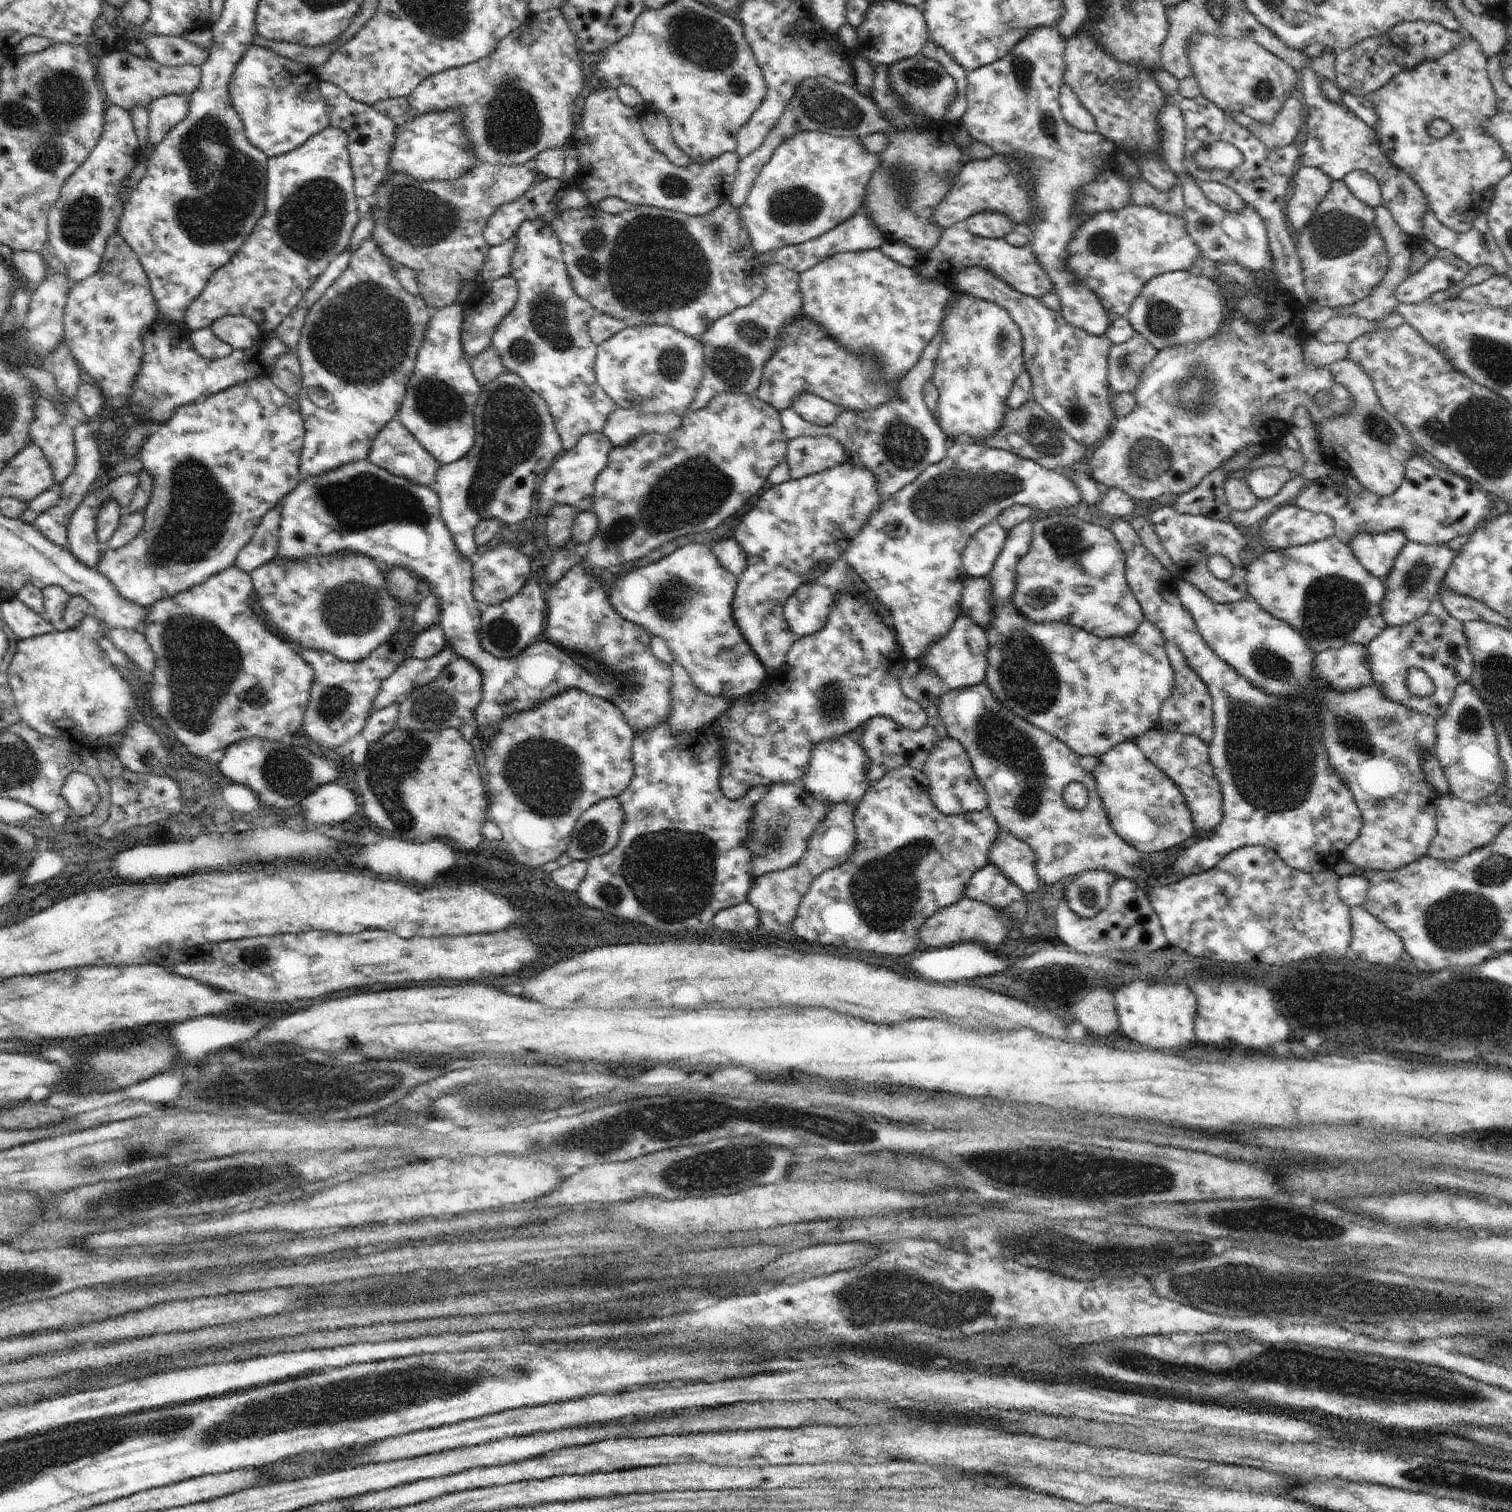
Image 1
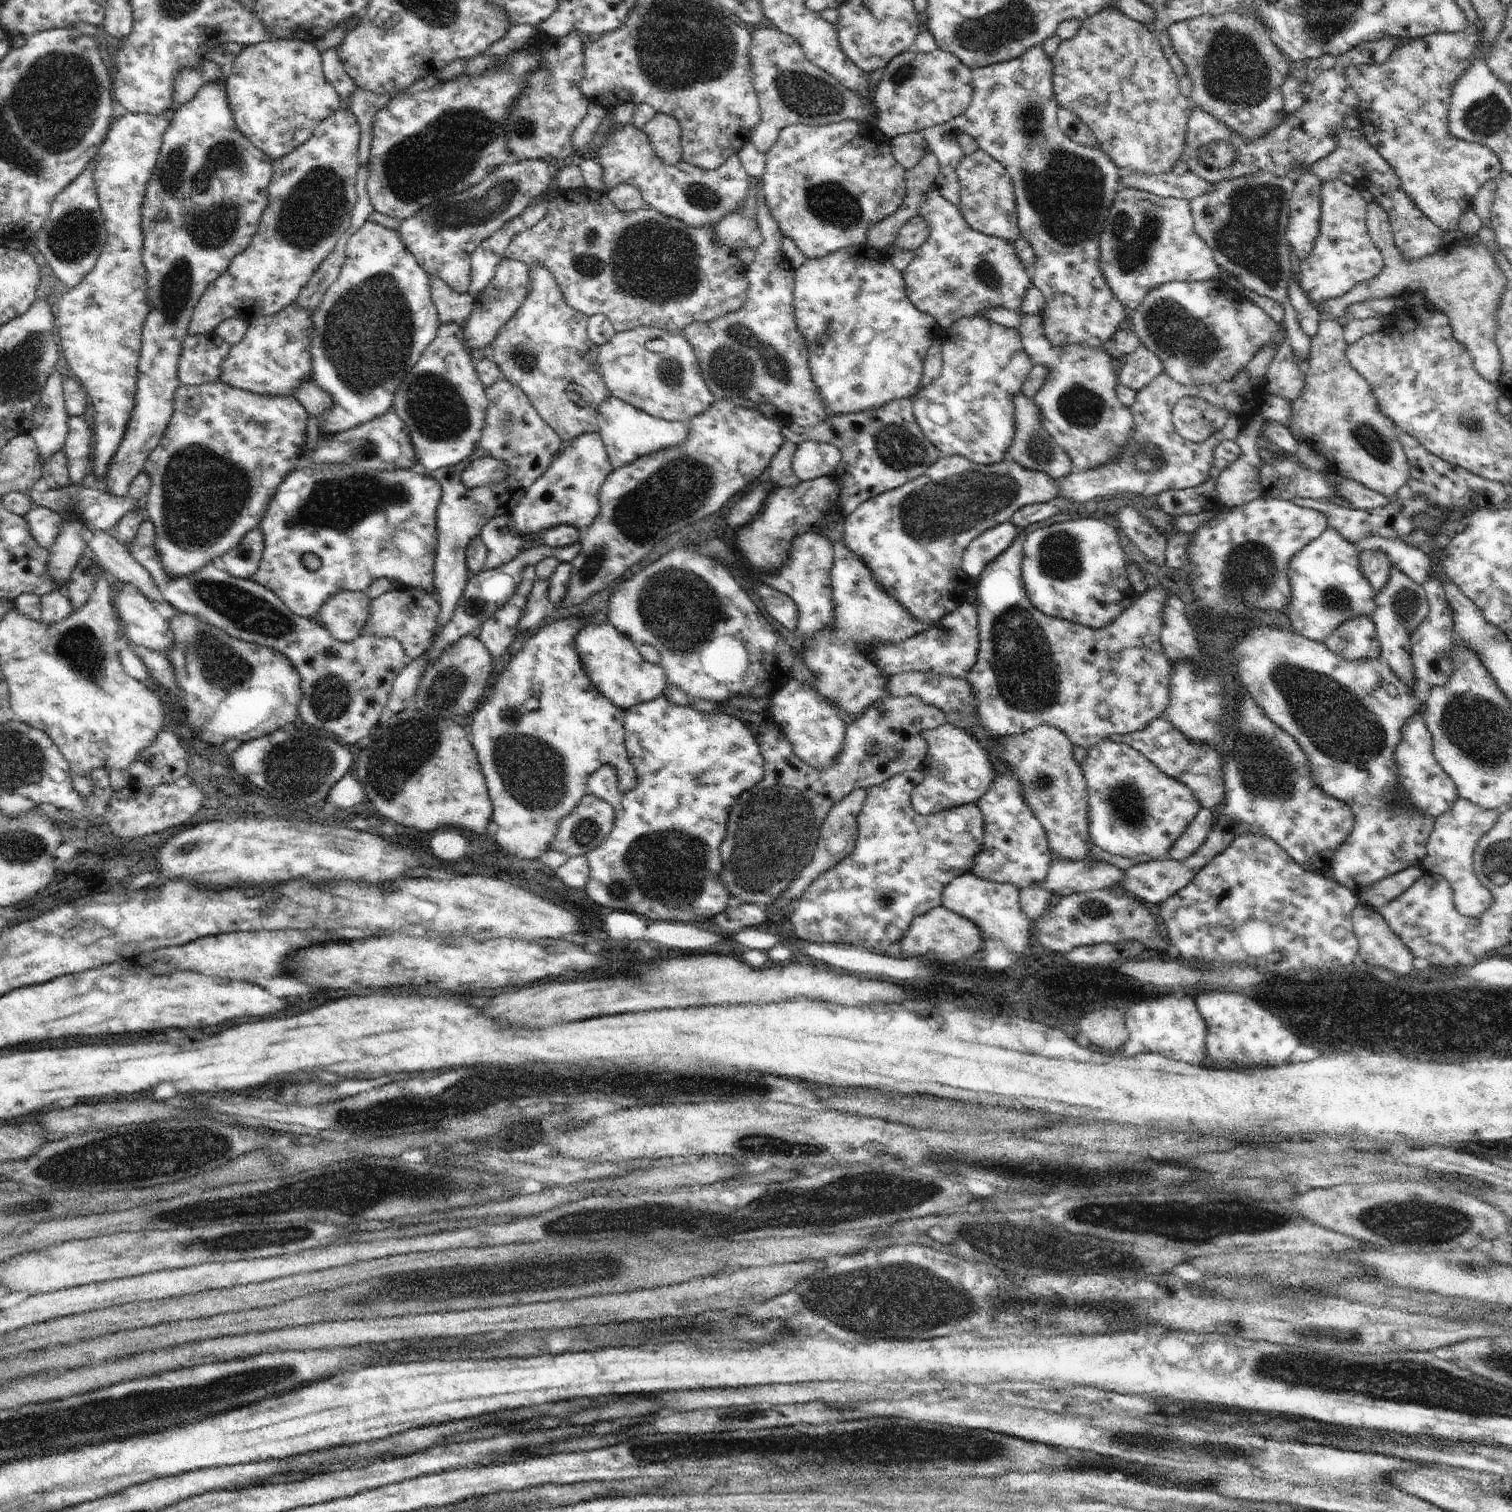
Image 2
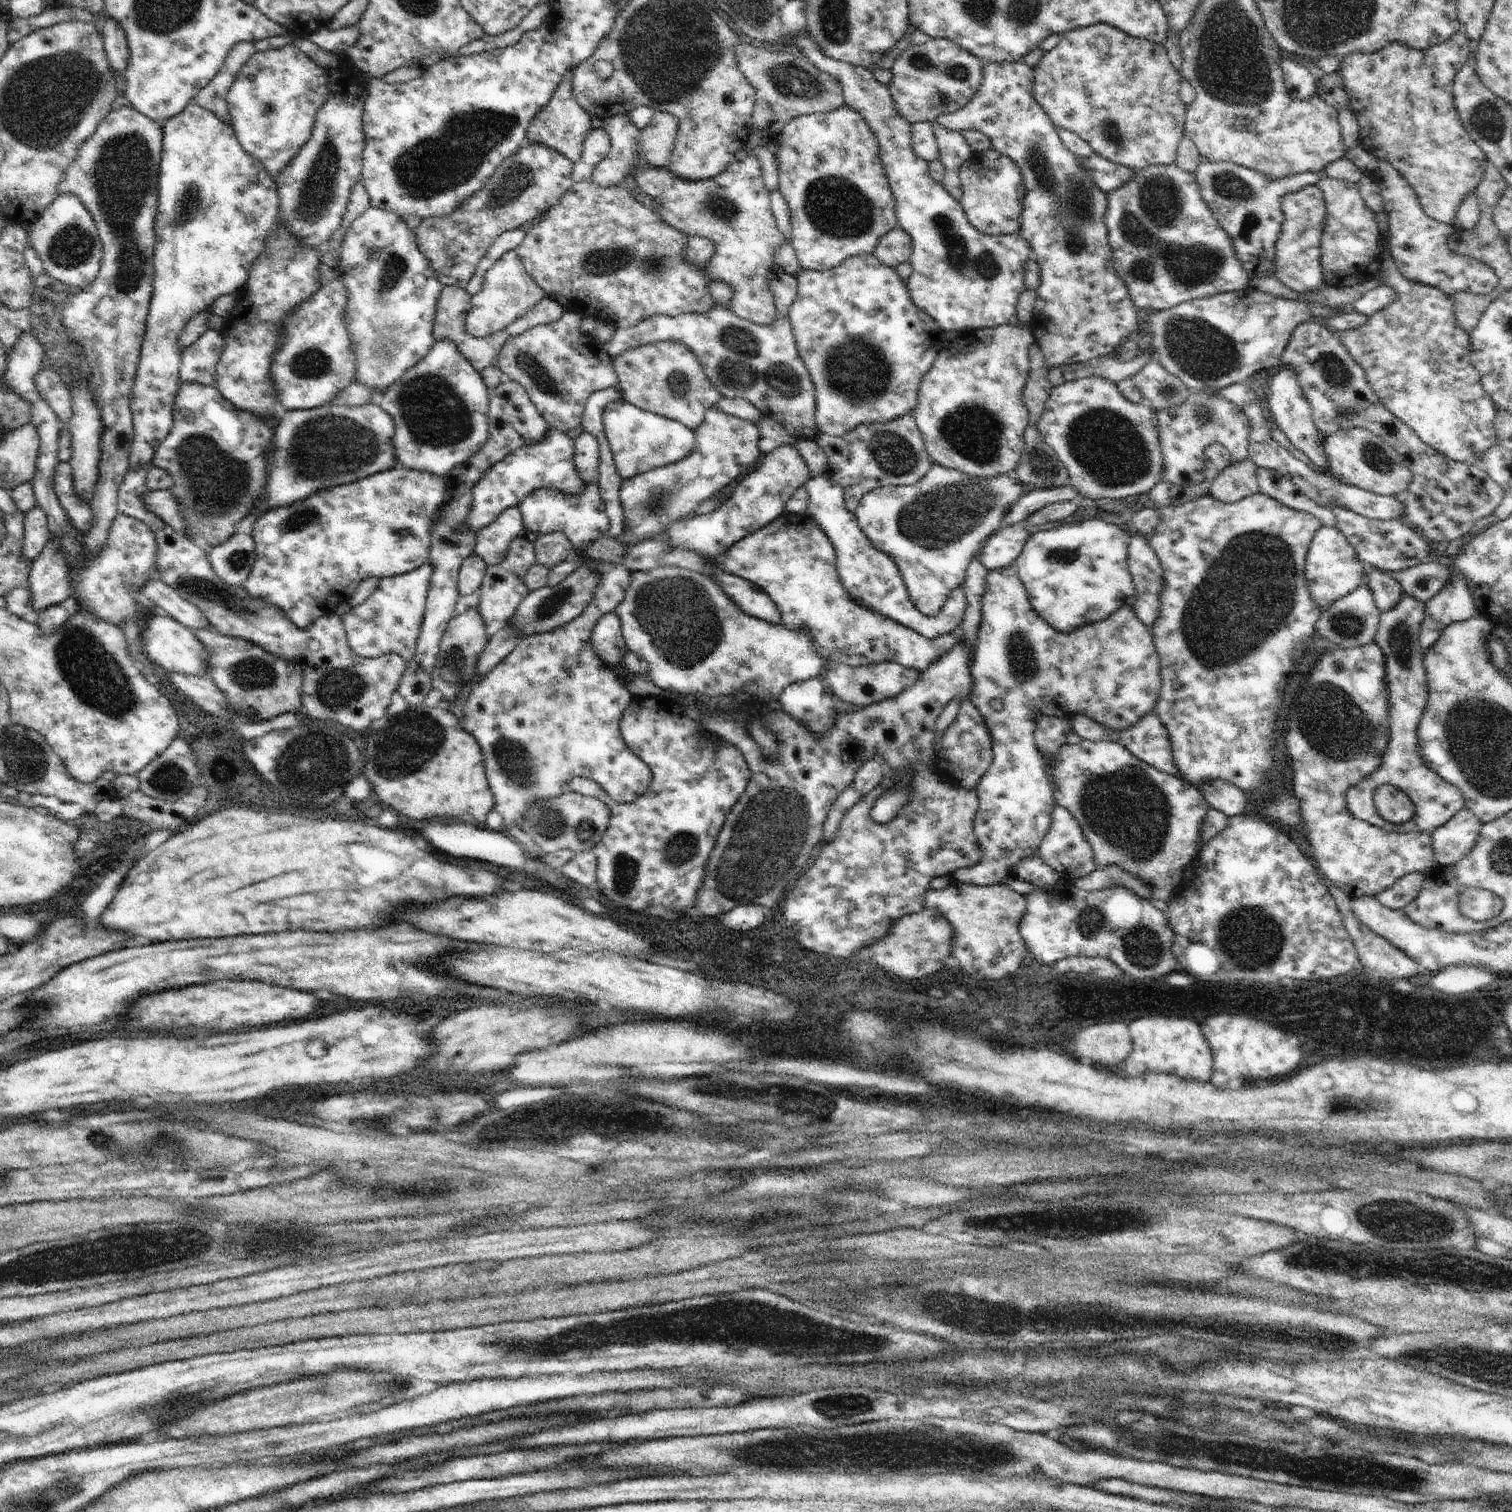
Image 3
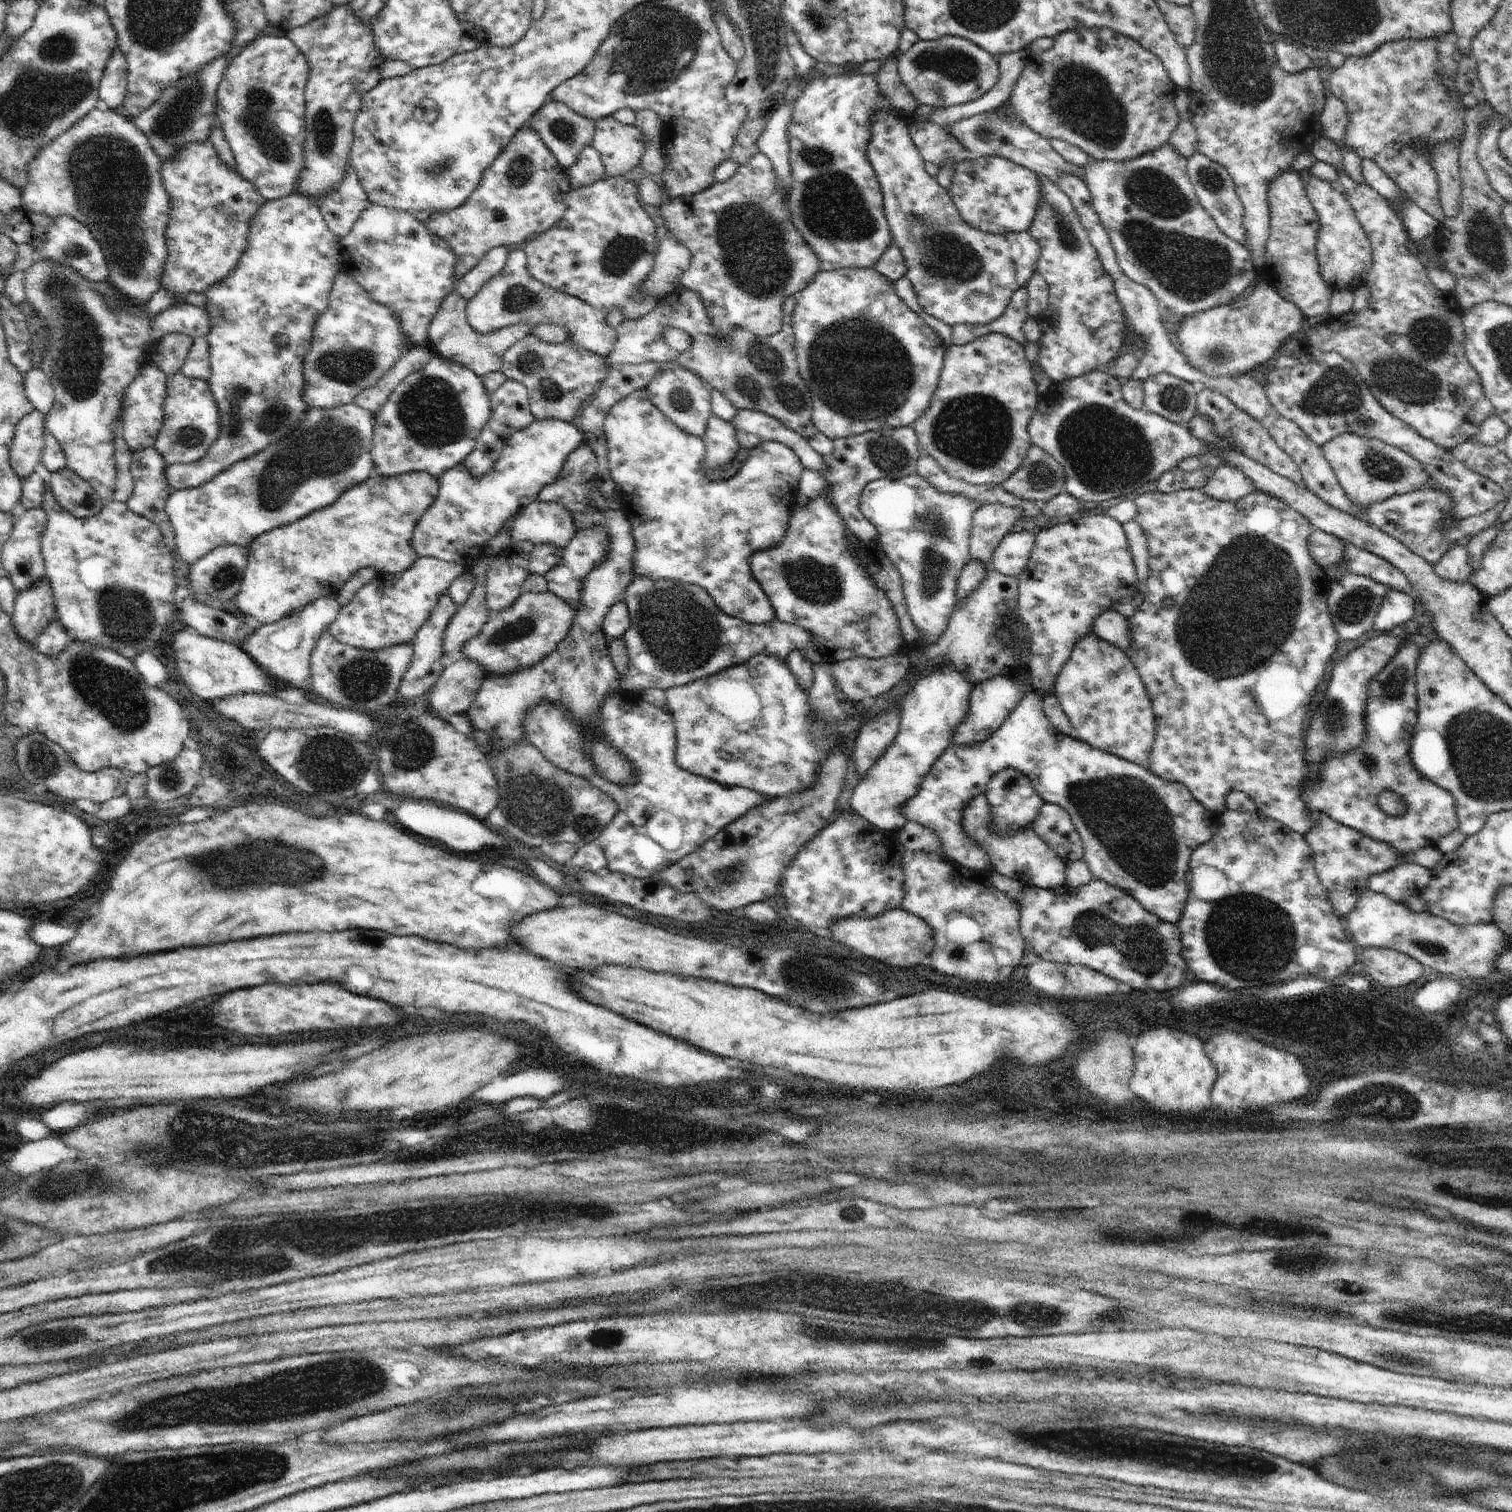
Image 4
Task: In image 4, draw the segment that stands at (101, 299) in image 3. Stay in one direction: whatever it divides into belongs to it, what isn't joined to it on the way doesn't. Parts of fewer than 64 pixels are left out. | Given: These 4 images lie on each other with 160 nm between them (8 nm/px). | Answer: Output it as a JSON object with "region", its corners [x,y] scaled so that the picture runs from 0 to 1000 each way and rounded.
{"region":[[[65,71],[61,72],[54,80],[48,83],[46,86],[36,91],[31,97],[29,97],[26,103],[20,108],[19,110],[19,120],[18,124],[14,127],[15,137],[18,140],[26,142],[32,142],[32,144],[38,144],[40,142],[46,142],[51,144],[54,148],[56,148],[62,157],[65,160],[66,164],[69,167],[72,176],[71,186],[79,194],[85,197],[86,204],[93,204],[97,203],[99,198],[103,195],[103,193],[106,189],[108,182],[108,173],[110,169],[110,163],[110,150],[112,146],[112,134],[110,126],[108,122],[106,116],[106,110],[108,106],[103,102],[103,98],[99,95],[99,91],[93,86],[86,77],[81,73],[75,73],[73,71]]]}

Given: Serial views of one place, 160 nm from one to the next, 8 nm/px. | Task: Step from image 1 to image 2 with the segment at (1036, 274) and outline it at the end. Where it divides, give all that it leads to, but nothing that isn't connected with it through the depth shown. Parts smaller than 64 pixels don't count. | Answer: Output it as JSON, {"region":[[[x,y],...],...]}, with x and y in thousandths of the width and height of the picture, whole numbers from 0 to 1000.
{"region":[[[617,124],[611,127],[607,143],[615,148],[615,156],[597,179],[601,198],[609,206],[615,208],[625,220],[631,213],[642,209],[651,210],[653,204],[675,206],[683,182],[672,169],[671,160],[644,152],[636,139],[623,131]]]}

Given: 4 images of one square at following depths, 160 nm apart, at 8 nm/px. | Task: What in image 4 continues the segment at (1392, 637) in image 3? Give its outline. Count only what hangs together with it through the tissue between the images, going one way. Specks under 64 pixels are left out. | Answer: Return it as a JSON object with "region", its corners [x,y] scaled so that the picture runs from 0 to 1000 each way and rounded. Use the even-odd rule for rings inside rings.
{"region":[[[935,420],[934,423],[925,426],[923,433],[906,452],[905,464],[903,472],[904,489],[902,492],[891,499],[878,501],[878,504],[874,507],[872,517],[866,518],[866,515],[862,513],[858,524],[860,529],[862,530],[865,534],[875,536],[887,546],[898,549],[899,551],[902,551],[909,556],[922,559],[923,562],[929,565],[938,561],[950,560],[954,553],[965,546],[962,526],[938,511],[933,502],[933,492],[938,473],[937,442],[940,429],[940,425],[936,423]],[[915,522],[924,524],[929,528],[931,532],[929,540],[919,540],[913,536],[911,526]]]}

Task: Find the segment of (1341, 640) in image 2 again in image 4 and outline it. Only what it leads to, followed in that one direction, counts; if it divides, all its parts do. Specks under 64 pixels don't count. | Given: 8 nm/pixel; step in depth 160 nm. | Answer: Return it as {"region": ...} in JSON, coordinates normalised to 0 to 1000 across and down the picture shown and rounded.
{"region":[[[890,379],[885,384],[880,386],[878,392],[878,400],[882,415],[886,423],[898,423],[901,419],[908,417],[909,407],[919,388],[913,386],[906,382]]]}

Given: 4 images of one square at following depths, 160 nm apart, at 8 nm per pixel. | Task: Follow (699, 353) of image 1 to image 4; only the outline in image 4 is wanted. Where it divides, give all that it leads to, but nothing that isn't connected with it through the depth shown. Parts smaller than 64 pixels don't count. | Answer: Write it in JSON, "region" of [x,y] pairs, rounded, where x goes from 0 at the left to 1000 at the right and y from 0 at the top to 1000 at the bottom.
{"region":[[[450,238],[438,240],[438,243],[427,253],[427,262],[433,269],[435,269],[438,274],[440,274],[447,282],[451,284],[463,289],[467,286],[468,277],[470,276],[470,255],[463,248],[454,243]]]}

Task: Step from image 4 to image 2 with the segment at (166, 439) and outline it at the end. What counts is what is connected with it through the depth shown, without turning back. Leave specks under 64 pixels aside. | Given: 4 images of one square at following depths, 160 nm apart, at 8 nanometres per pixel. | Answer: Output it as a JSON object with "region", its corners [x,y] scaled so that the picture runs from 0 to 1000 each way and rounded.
{"region":[[[145,252],[118,255],[112,280],[95,309],[101,317],[97,343],[102,347],[102,364],[111,382],[126,381],[138,374],[171,348],[183,324],[193,311],[199,308],[198,299],[202,294],[204,277],[201,269],[194,262],[173,262]]]}

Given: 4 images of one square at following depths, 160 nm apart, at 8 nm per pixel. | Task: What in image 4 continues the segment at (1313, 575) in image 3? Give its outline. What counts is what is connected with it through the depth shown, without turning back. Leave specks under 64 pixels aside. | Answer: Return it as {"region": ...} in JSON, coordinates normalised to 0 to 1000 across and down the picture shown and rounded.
{"region":[[[869,350],[865,355],[865,364],[868,370],[873,375],[877,381],[878,386],[883,384],[878,381],[877,377],[884,373],[888,373],[890,368],[890,360],[886,355],[878,353],[874,350]]]}

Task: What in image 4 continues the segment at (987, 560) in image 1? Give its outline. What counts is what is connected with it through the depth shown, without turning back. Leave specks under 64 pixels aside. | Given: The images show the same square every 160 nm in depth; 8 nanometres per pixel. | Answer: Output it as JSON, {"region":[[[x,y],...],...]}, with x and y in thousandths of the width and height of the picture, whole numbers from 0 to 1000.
{"region":[[[683,351],[667,353],[657,365],[656,376],[663,380],[673,382],[679,376],[685,354]]]}

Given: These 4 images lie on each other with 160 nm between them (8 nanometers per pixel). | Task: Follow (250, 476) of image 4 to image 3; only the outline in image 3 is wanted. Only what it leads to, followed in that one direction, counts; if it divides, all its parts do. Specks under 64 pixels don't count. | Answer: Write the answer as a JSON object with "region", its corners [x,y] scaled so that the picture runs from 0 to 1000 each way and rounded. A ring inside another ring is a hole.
{"region":[[[249,265],[232,269],[216,267],[205,271],[189,272],[185,278],[181,290],[181,295],[177,299],[178,317],[175,321],[175,329],[173,332],[171,331],[169,334],[166,340],[175,339],[177,337],[187,335],[197,330],[204,329],[208,325],[235,319],[263,308],[260,290],[257,287],[257,284],[261,284],[261,280],[261,277]],[[111,323],[99,325],[93,328],[97,338],[102,339],[116,352],[122,354],[122,345],[118,339],[118,333]]]}

